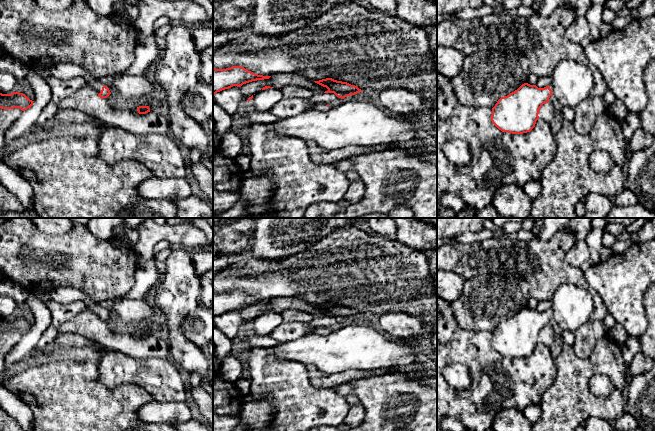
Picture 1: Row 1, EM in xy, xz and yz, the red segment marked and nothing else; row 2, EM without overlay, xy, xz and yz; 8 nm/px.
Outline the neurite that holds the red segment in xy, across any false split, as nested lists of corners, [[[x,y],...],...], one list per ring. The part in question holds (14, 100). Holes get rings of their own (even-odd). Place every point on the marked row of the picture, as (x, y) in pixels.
[[[13,92],[11,94],[0,93],[0,108],[1,109],[14,109],[19,108],[22,111],[27,110],[33,105],[25,94],[19,92]]]

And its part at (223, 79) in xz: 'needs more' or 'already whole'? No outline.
already whole

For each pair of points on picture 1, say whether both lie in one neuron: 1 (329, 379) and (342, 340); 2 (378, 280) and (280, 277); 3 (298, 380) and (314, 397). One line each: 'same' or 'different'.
1: different
2: same
3: same

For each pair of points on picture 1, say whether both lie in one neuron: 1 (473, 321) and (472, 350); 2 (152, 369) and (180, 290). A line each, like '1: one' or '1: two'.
1: two
2: two

